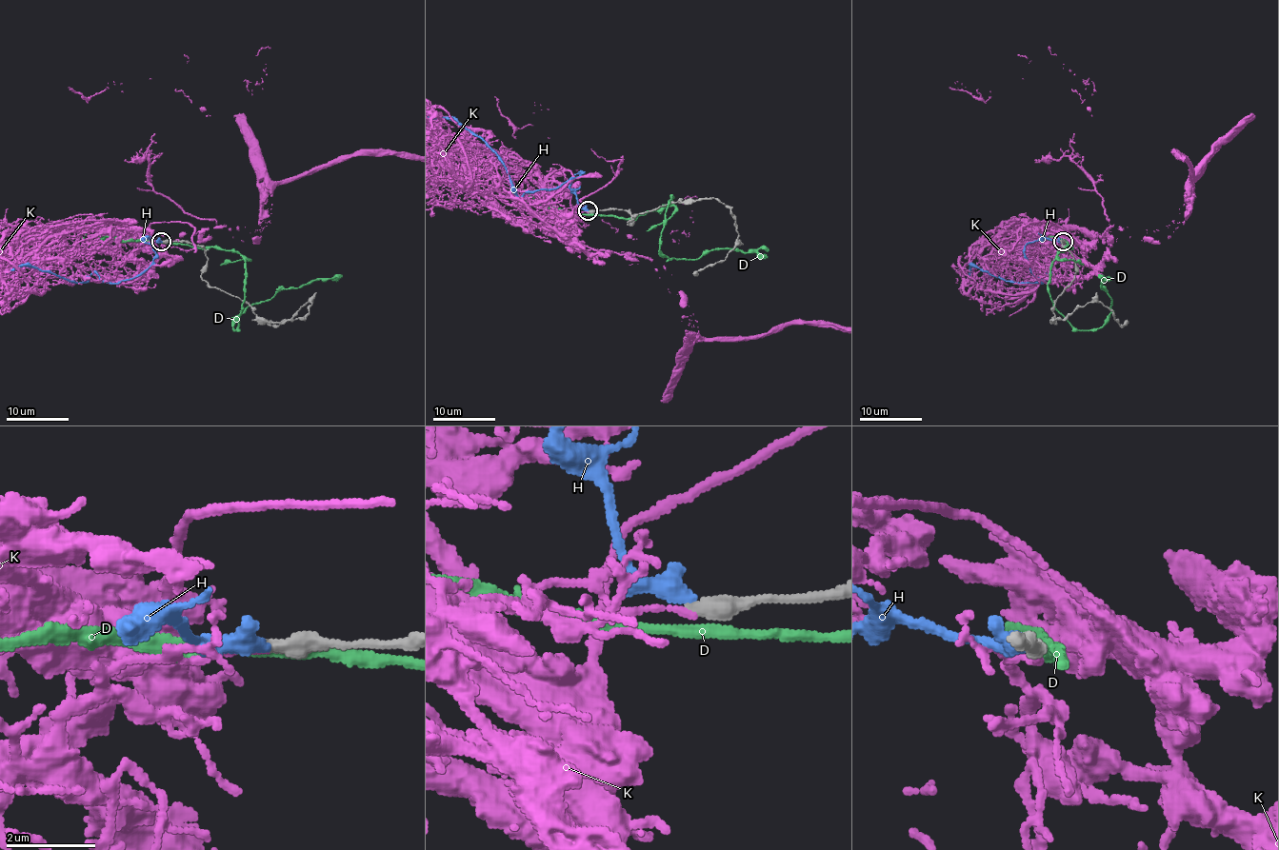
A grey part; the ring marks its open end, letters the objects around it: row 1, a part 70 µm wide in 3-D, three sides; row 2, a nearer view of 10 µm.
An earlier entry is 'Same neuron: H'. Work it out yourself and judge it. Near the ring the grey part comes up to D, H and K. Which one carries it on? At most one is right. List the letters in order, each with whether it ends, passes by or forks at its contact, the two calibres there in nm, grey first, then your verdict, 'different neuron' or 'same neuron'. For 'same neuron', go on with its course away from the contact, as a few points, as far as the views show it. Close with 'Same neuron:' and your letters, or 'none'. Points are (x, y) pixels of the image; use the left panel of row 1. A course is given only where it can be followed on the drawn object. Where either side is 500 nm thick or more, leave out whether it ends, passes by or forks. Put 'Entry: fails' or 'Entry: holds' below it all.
D: it passes by | 440/240 nm | different neuron
H: it ends | 400/420 nm | same neuron
K: it ends | 400/150 nm | different neuron
Same neuron: H
Entry: holds

